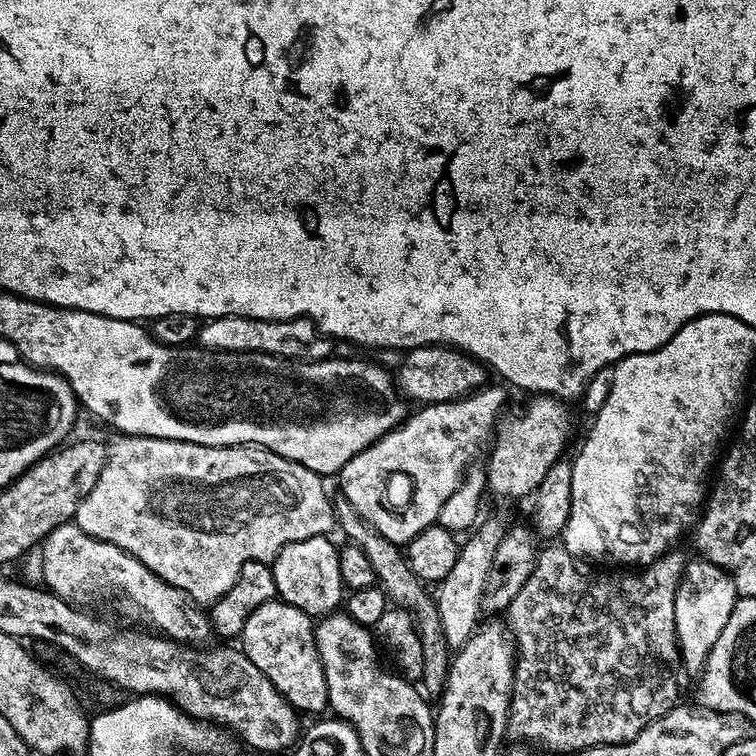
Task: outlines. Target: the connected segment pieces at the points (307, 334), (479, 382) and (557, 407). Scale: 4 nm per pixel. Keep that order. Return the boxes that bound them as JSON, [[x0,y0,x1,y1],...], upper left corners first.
[[199,316,333,362],[394,344,489,406],[486,395,572,496]]

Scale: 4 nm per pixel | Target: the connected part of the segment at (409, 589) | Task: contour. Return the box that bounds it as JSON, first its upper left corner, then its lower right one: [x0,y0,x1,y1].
[332,494,453,698]

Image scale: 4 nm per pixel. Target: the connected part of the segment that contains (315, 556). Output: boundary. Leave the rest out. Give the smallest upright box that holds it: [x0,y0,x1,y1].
[271,536,346,618]

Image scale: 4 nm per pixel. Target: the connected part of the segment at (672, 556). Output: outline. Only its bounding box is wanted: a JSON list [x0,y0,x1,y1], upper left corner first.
[506,547,686,754]

